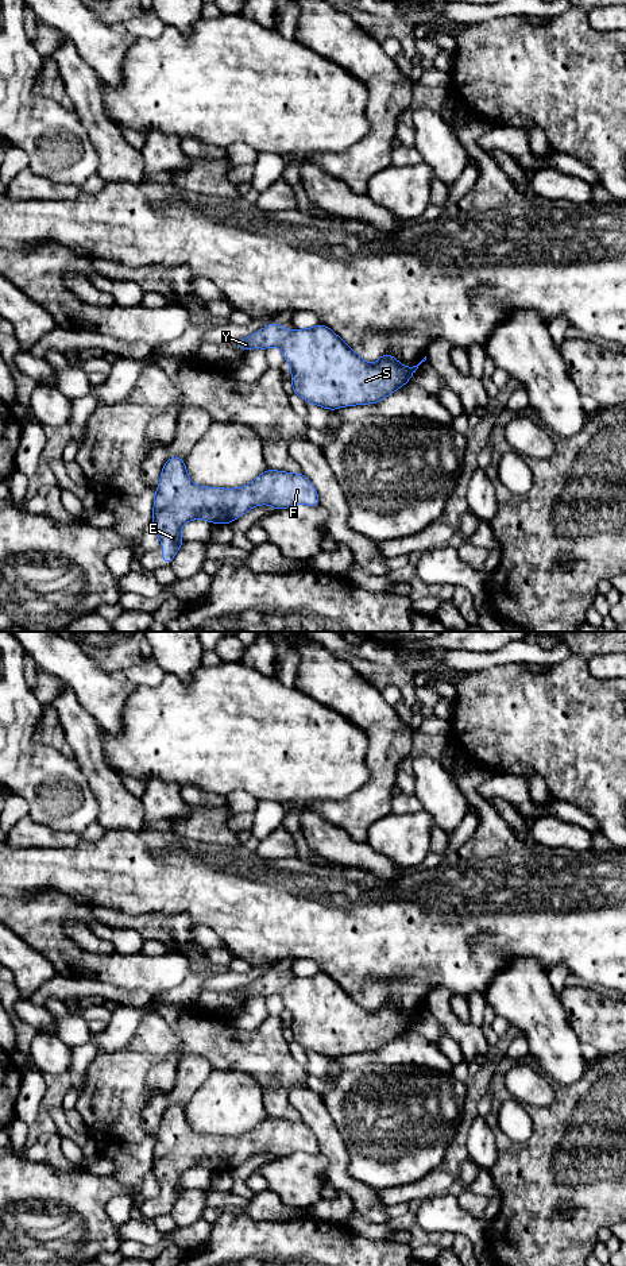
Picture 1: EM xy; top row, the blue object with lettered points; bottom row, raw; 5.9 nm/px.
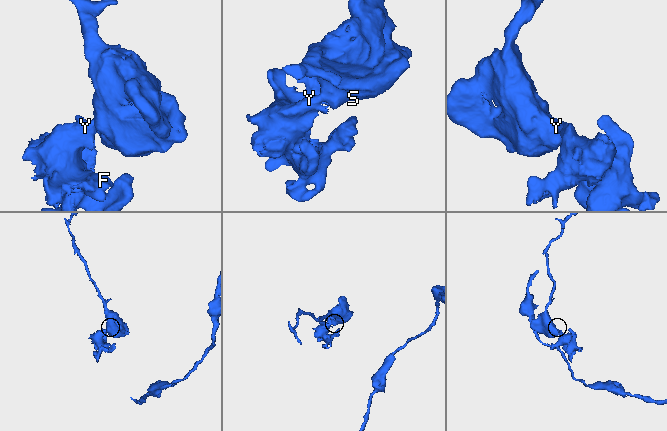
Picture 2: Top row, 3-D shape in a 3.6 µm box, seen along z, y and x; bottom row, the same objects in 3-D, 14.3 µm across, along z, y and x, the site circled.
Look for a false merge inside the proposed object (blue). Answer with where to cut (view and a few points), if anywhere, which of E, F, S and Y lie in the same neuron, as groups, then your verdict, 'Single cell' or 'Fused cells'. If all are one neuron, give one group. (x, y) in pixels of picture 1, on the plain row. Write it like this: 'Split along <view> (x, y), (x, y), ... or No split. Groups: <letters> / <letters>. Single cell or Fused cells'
Split along xy (289, 980), (279, 994). Groups: E F Y / S. Fused cells

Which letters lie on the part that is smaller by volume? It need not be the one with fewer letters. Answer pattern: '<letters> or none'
E, F, Y

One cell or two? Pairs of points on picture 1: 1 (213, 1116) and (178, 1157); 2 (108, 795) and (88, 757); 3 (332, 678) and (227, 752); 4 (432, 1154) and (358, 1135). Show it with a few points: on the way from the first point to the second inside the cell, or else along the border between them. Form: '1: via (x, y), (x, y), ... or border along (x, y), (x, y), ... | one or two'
1: border along (184, 1107), (186, 1123), (193, 1131), (231, 1137) | two
2: via (105, 786), (95, 767) | one
3: border along (294, 686), (335, 710) | two
4: via (413, 1142), (405, 1135), (377, 1135) | one

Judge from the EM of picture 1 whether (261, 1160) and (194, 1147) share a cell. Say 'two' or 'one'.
two

